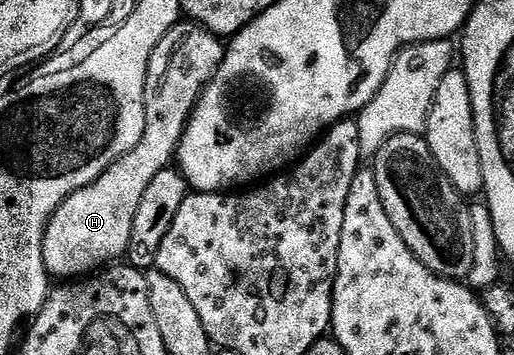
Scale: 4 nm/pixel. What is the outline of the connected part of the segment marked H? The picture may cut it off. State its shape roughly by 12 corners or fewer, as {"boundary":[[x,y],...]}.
{"boundary":[[179,22],[147,66],[145,129],[57,207],[41,243],[65,282],[126,255],[155,174],[225,57]]}

